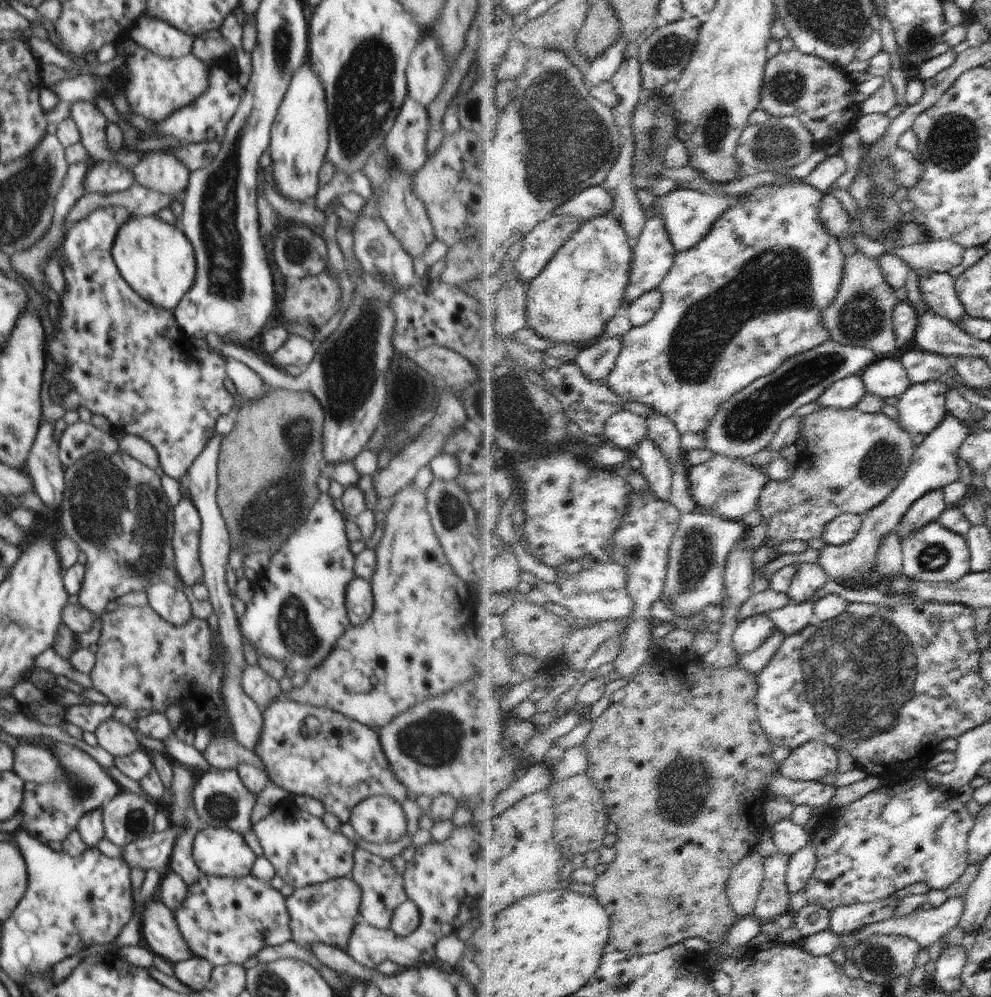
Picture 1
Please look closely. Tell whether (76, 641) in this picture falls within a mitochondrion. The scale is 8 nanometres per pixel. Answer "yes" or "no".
no

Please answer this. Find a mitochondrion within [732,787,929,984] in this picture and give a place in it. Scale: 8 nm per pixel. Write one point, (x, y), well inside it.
(876, 959)

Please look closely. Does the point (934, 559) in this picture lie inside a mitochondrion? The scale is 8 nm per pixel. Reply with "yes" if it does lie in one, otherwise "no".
yes

